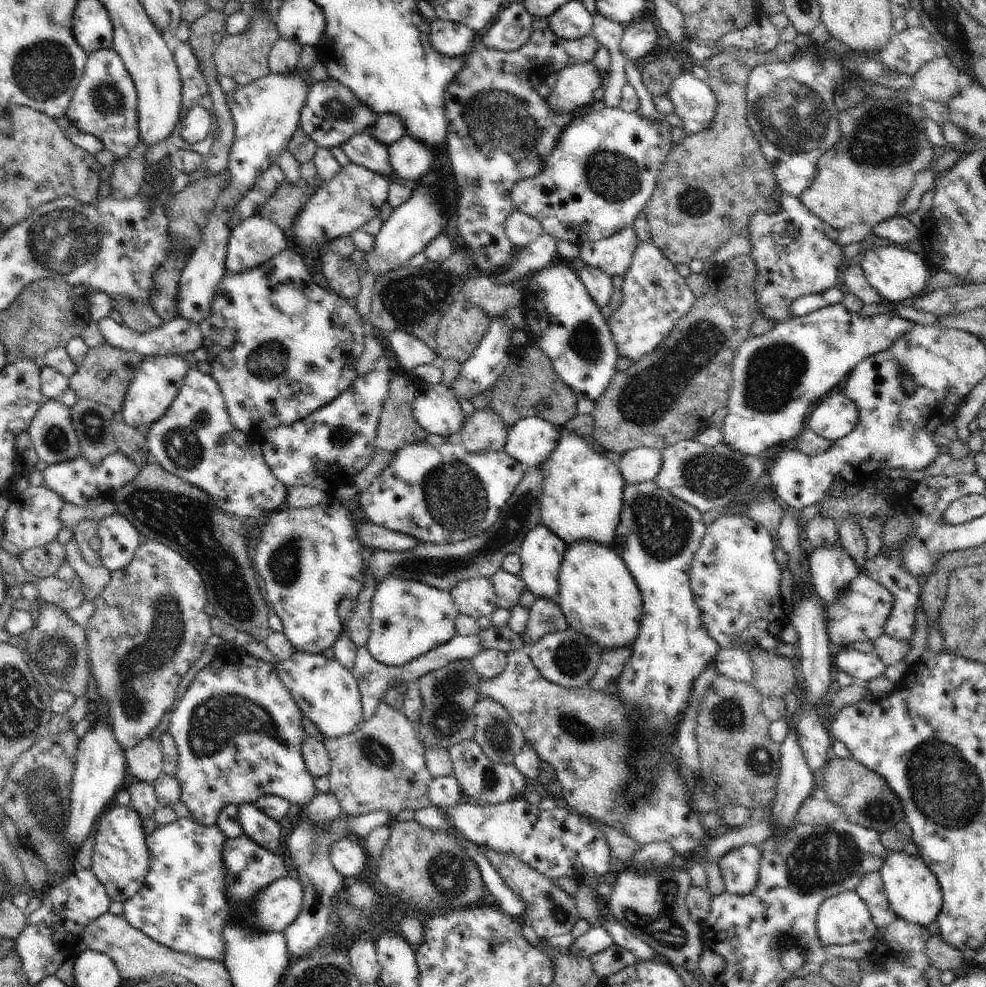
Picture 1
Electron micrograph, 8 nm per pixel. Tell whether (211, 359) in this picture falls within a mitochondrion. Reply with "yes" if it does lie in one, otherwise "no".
no

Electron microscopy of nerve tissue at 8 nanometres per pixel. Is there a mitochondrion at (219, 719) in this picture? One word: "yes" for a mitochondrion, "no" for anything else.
yes

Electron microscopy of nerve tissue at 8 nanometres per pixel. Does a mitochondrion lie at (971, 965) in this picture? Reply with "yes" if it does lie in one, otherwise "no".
no

